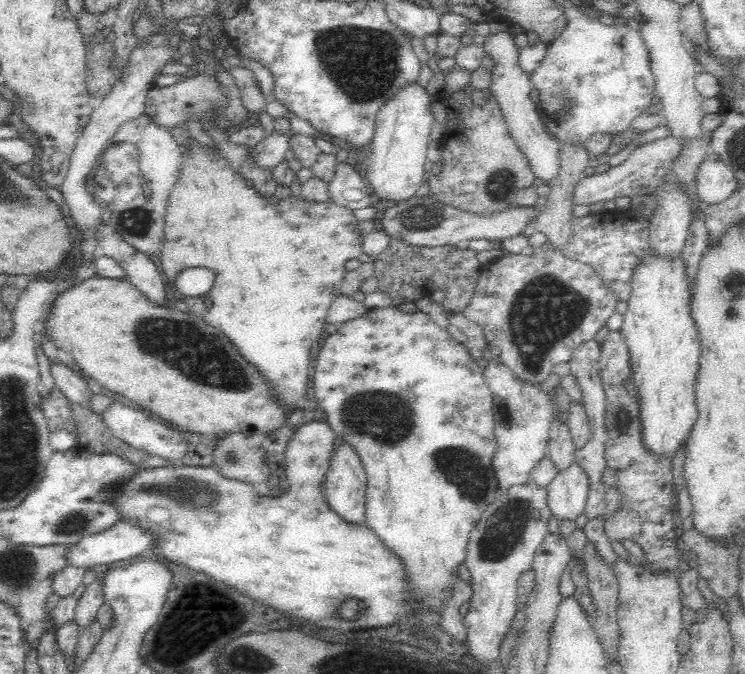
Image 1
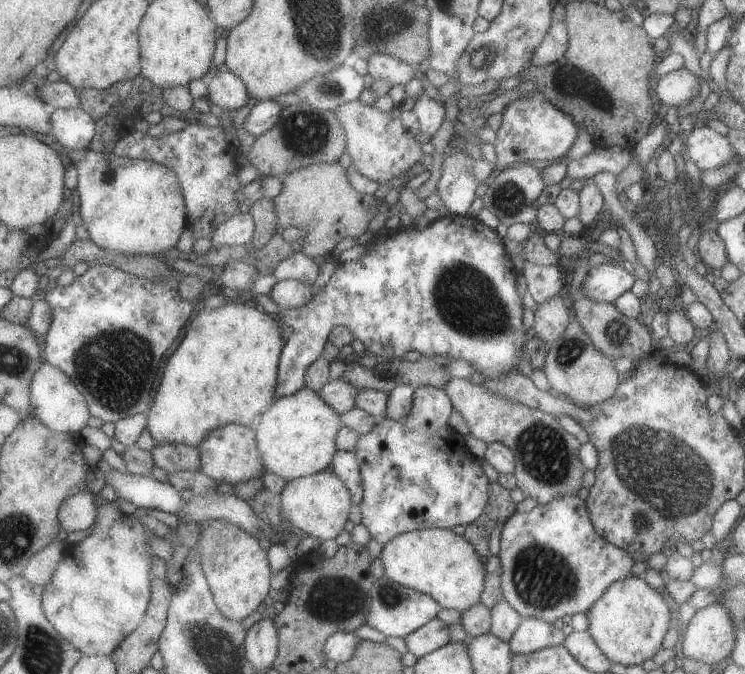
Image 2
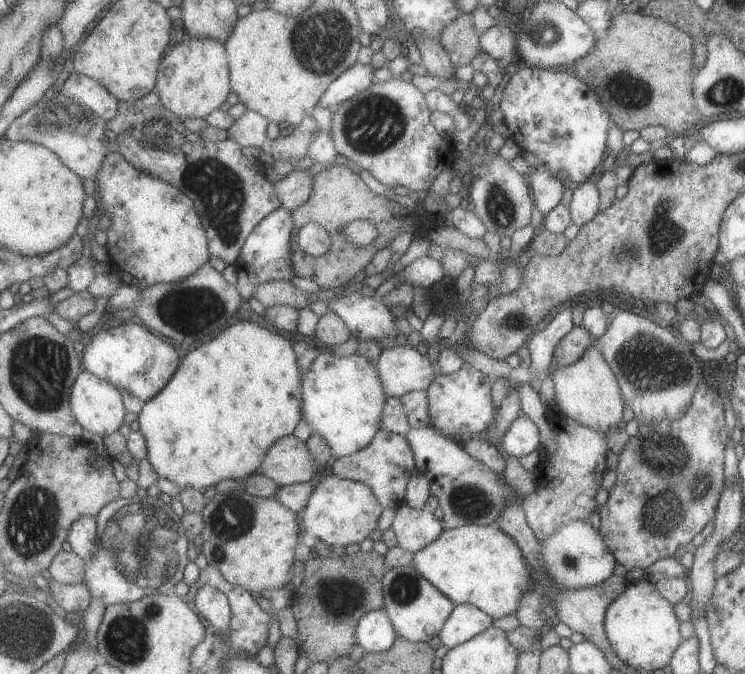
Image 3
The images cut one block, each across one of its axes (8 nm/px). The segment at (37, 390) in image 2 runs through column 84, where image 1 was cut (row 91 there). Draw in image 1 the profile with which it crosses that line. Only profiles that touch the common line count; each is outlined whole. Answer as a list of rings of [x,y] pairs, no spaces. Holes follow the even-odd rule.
[[[418,80],[404,84],[382,106],[375,116],[375,131],[368,144],[370,160],[365,180],[377,200],[405,201],[414,196],[423,183],[427,161],[428,133],[435,119],[435,96]]]

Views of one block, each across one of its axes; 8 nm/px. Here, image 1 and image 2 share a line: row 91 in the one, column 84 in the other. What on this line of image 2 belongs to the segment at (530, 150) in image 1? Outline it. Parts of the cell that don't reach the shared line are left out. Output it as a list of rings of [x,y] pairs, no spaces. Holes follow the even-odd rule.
[[[90,491],[80,492],[67,499],[59,509],[59,520],[67,532],[89,530],[98,519],[95,495]]]

